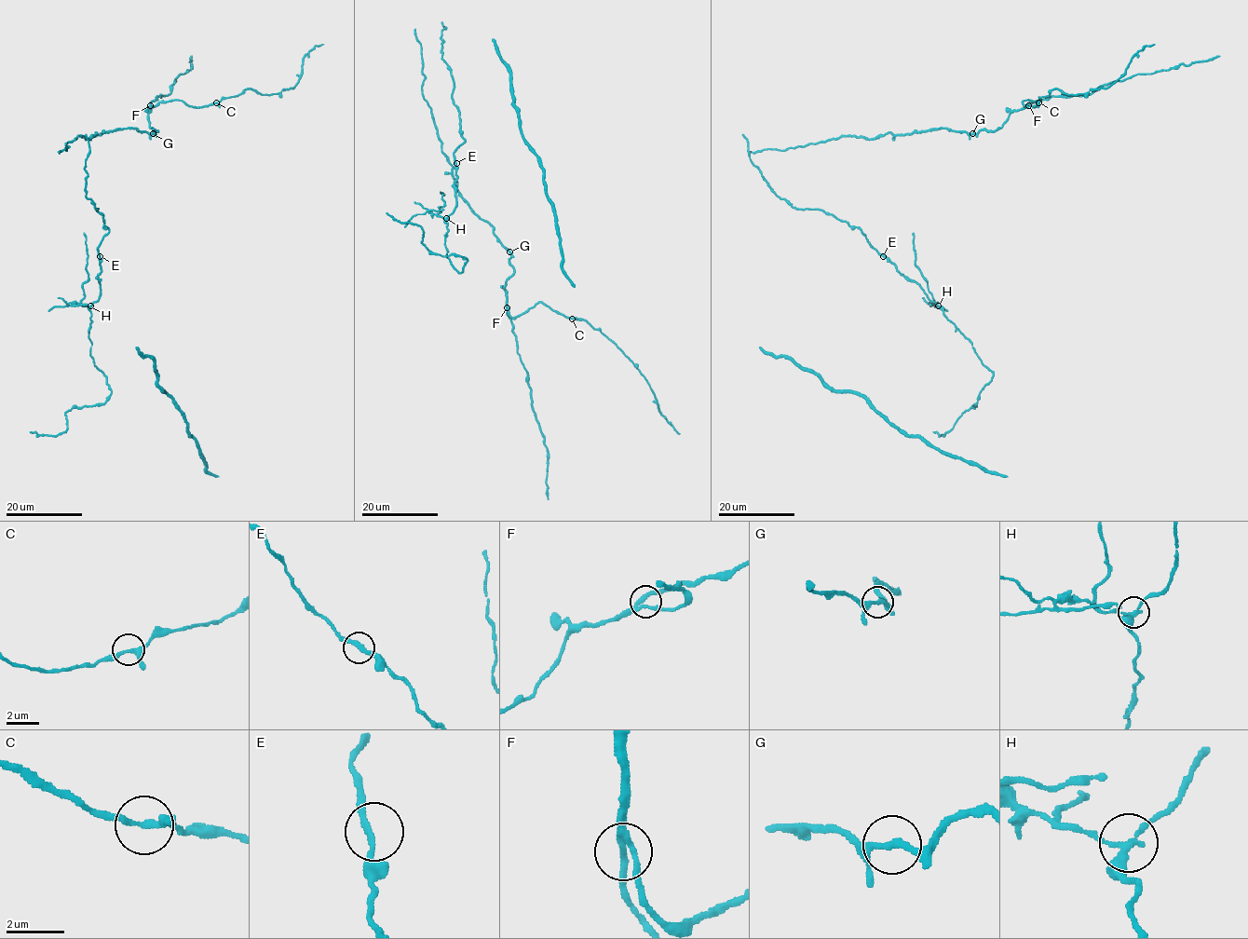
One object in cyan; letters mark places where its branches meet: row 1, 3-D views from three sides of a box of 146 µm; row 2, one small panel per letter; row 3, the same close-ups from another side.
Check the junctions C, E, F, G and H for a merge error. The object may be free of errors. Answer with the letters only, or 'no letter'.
H

